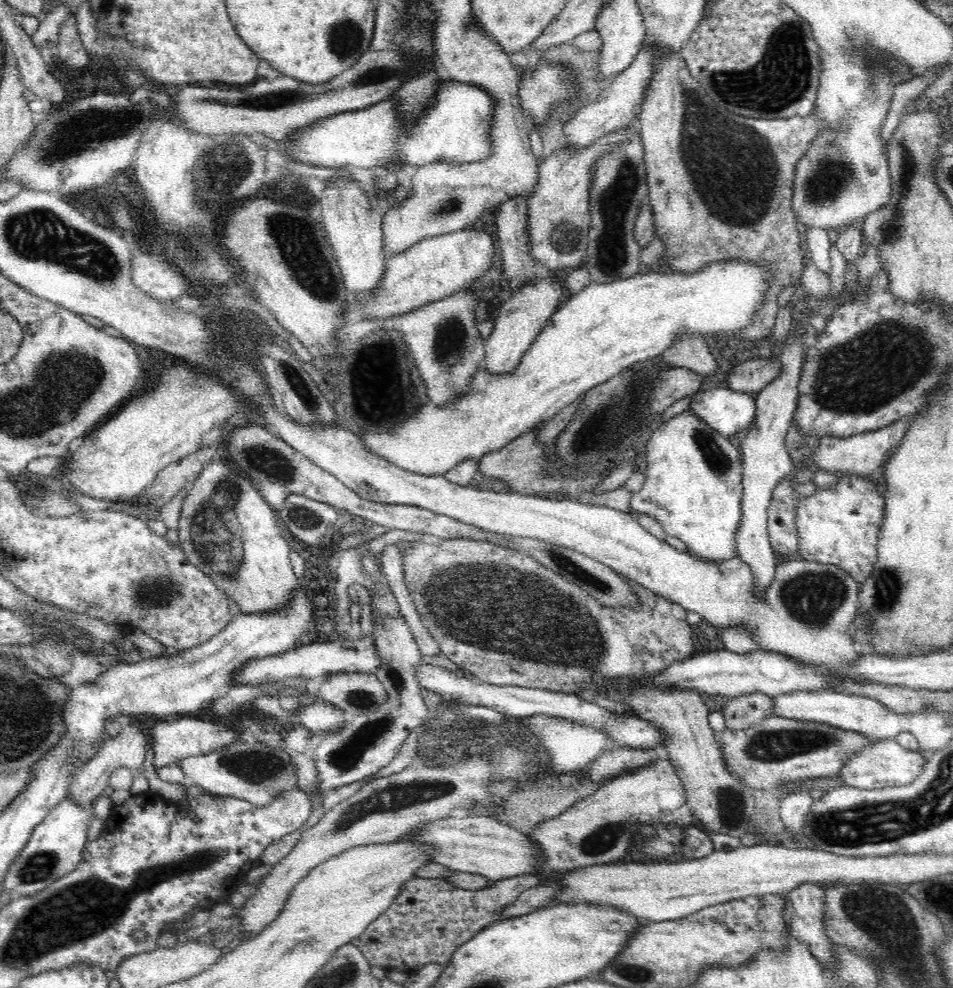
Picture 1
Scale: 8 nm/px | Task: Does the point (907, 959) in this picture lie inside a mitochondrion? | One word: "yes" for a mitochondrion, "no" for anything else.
yes

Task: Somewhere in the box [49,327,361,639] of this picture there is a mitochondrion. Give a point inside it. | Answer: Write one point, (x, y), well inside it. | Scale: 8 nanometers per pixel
(215, 533)

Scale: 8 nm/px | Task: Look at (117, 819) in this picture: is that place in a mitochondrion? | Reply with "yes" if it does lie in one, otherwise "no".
no

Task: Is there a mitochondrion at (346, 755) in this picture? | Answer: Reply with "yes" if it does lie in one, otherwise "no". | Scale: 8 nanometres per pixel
yes

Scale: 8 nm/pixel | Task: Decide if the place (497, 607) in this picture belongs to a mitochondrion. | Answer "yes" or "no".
yes

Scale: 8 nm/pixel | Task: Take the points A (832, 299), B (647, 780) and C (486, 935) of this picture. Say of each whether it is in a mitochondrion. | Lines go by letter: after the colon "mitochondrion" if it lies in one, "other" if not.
A: other
B: other
C: other

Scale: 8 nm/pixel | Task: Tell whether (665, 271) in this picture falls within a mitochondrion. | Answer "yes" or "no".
no

